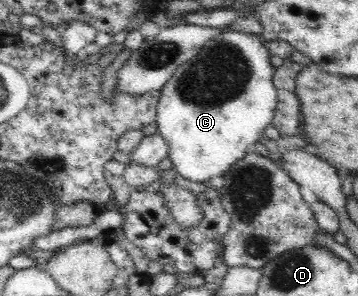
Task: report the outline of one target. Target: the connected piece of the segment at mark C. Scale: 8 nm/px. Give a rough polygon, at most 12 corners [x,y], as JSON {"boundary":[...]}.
{"boundary":[[223,28],[160,90],[183,178],[223,176],[271,124],[276,67]]}

